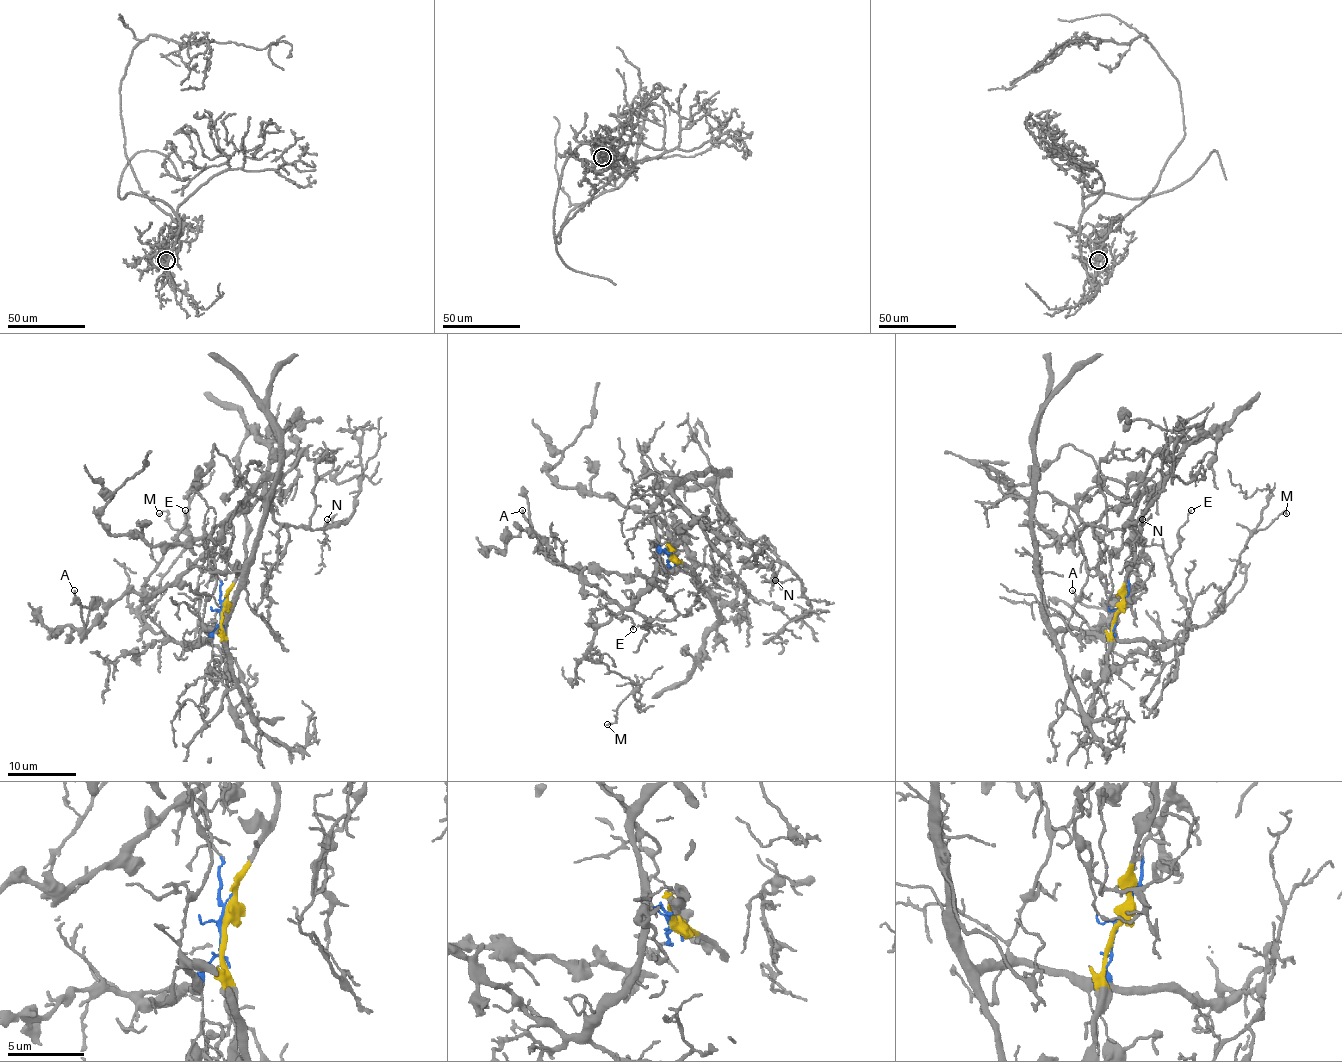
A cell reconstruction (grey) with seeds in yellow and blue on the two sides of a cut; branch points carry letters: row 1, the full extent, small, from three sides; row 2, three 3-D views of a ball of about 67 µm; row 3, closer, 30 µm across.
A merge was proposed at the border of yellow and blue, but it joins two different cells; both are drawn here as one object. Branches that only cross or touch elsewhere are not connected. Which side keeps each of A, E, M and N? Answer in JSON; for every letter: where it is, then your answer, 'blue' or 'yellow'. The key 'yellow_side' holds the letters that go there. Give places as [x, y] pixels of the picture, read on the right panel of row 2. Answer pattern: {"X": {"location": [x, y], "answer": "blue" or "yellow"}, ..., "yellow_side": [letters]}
{"A": {"location": [1072, 590], "answer": "yellow"}, "E": {"location": [1191, 510], "answer": "blue"}, "M": {"location": [1286, 513], "answer": "blue"}, "N": {"location": [1142, 519], "answer": "blue"}, "yellow_side": ["A"]}

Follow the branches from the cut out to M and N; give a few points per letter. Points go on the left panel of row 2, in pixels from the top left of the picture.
M: (220, 610), (208, 640), (183, 645), (145, 624), (141, 602), (191, 538), (171, 526), (165, 510), (158, 514)
N: (220, 610), (210, 634), (205, 629), (224, 624), (269, 492), (277, 523), (326, 529), (348, 521), (327, 519)

